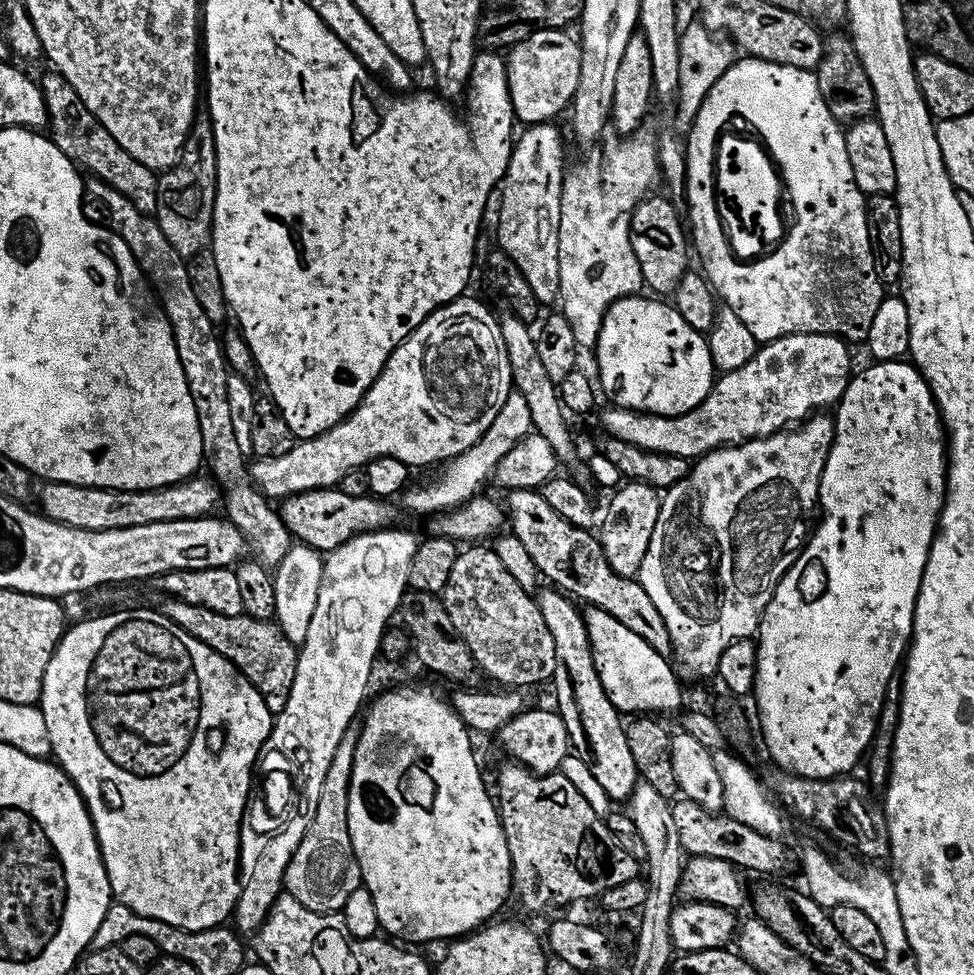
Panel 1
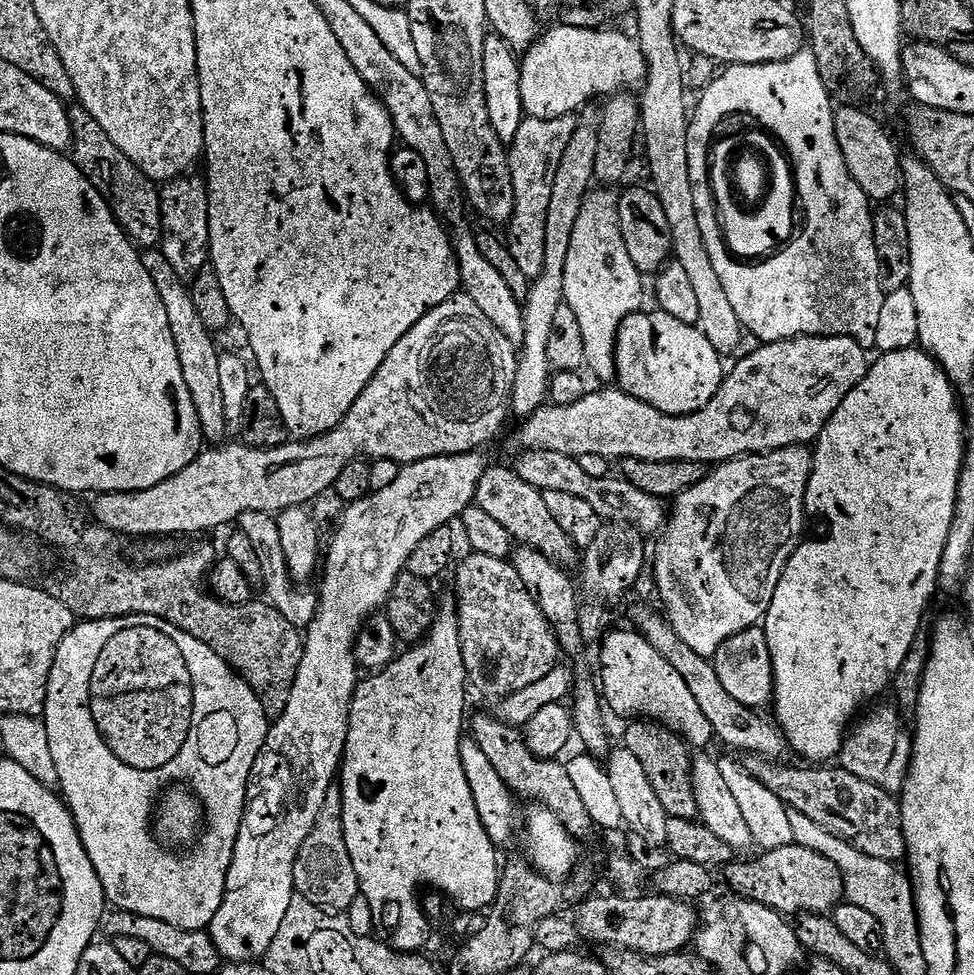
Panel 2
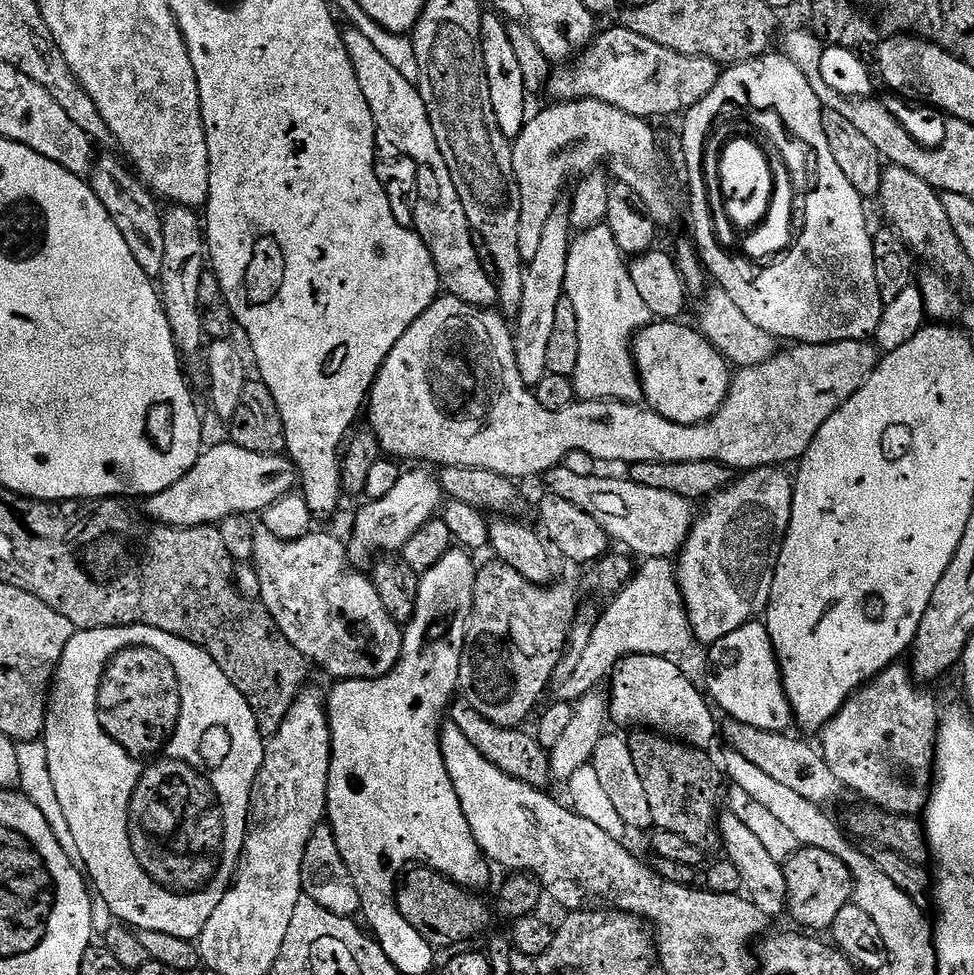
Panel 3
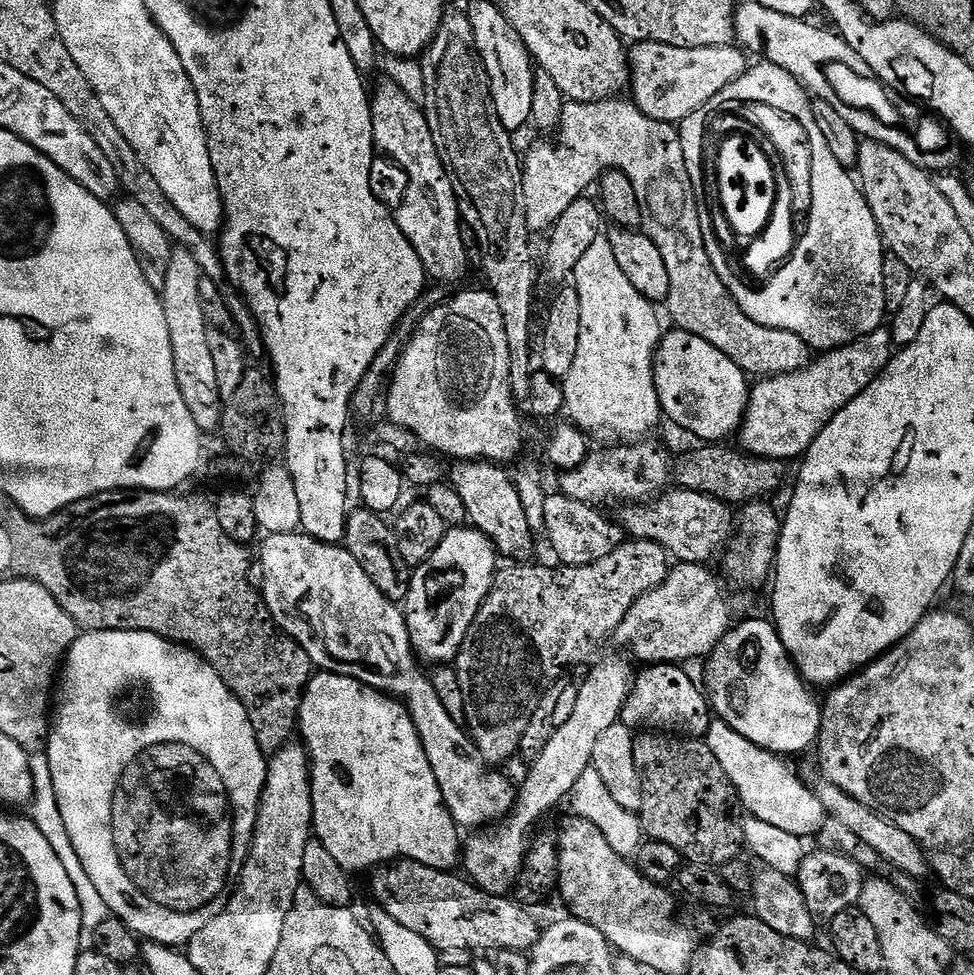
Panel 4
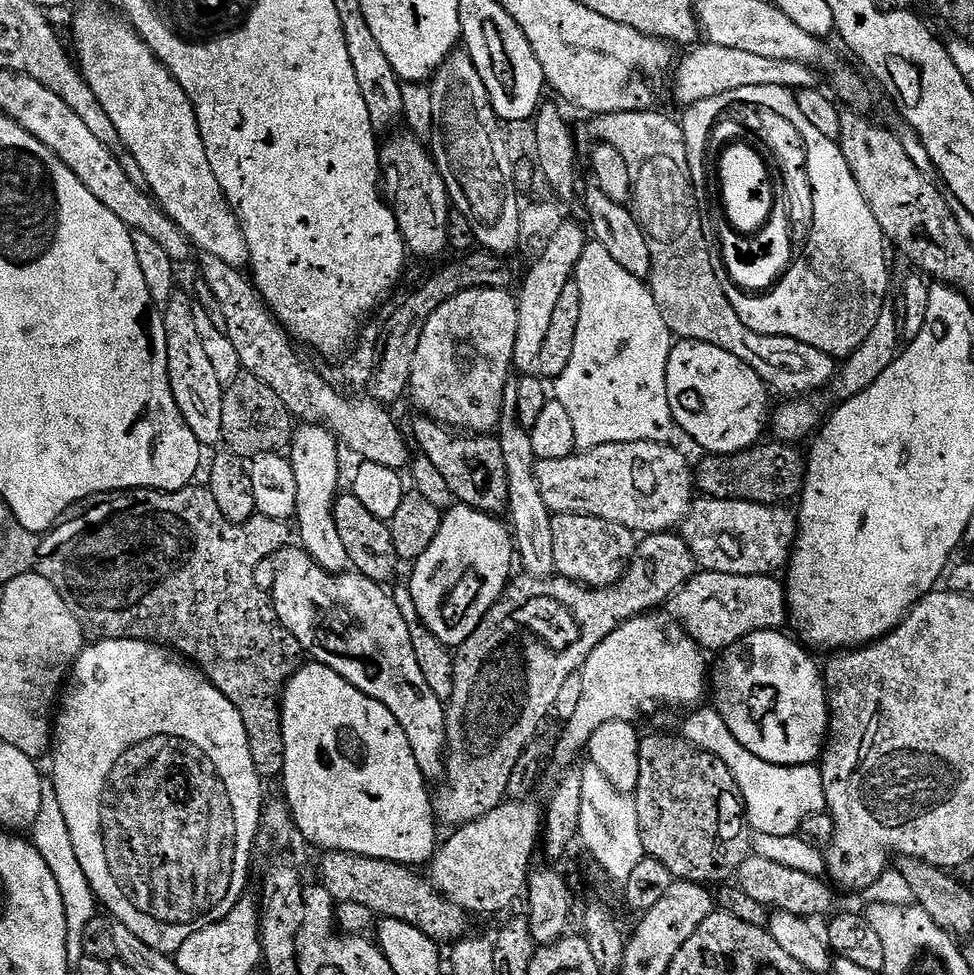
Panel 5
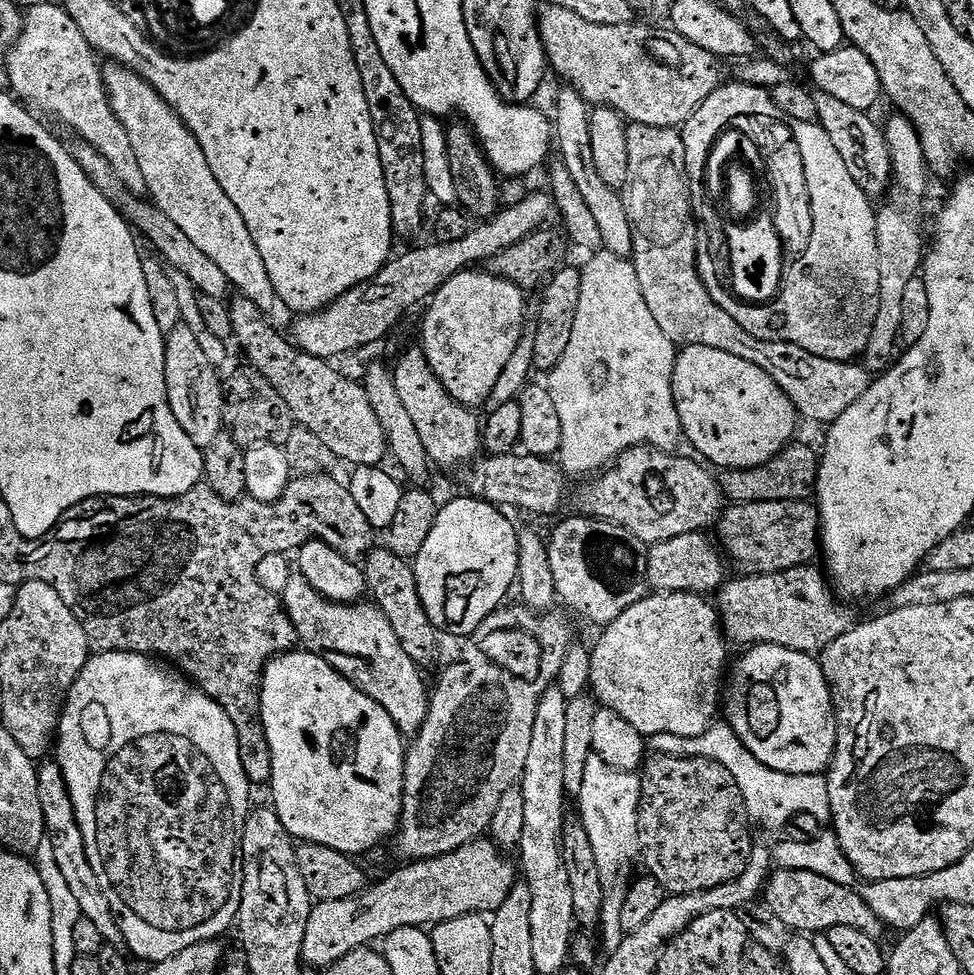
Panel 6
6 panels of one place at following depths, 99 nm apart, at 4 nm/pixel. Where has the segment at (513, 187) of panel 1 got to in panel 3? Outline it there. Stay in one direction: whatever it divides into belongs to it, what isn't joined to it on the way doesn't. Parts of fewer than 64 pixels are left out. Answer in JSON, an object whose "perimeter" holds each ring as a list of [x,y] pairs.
{"perimeter":[[[566,100],[563,102],[552,102],[549,103],[549,105],[549,108],[542,109],[536,117],[533,115],[531,118],[525,119],[524,128],[518,135],[516,135],[516,139],[511,141],[512,157],[514,158],[514,174],[516,175],[516,181],[518,182],[518,194],[522,198],[522,215],[518,217],[518,250],[522,254],[522,258],[525,262],[532,260],[535,252],[538,251],[538,246],[542,243],[543,230],[546,227],[547,220],[550,219],[550,210],[554,210],[554,206],[565,195],[564,187],[567,186],[568,179],[570,179],[575,172],[580,172],[579,174],[587,174],[593,169],[599,169],[601,165],[604,164],[602,163],[604,159],[616,160],[616,174],[614,172],[615,179],[619,181],[619,183],[630,186],[630,190],[634,190],[638,194],[638,198],[642,198],[644,211],[648,213],[648,216],[656,223],[656,225],[664,226],[664,224],[672,224],[675,222],[676,200],[672,197],[672,184],[668,181],[667,170],[664,169],[664,156],[660,153],[660,144],[656,141],[656,132],[650,125],[648,125],[651,123],[649,123],[647,119],[626,114],[622,110],[618,110],[612,104],[607,104],[601,100]]]}

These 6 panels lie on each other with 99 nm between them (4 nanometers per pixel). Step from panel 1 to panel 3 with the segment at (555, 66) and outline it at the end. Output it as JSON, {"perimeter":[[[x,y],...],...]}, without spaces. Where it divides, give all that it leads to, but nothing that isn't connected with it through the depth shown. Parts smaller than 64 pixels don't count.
{"perimeter":[[[623,26],[615,27],[608,28],[605,32],[603,29],[592,43],[575,57],[574,62],[565,63],[553,71],[546,89],[547,95],[552,95],[553,101],[601,100],[631,116],[679,117],[698,102],[702,102],[702,98],[706,98],[706,94],[710,94],[710,90],[714,90],[714,86],[720,81],[722,68],[715,60],[707,60],[704,56],[683,56],[650,38],[642,38],[642,34],[634,34],[634,30]]]}

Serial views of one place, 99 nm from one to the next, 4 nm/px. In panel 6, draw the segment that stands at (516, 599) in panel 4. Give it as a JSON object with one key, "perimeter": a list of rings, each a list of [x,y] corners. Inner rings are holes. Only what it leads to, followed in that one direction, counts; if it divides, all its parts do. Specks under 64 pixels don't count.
{"perimeter":[[[704,532],[682,534],[661,544],[653,544],[646,552],[646,579],[649,589],[656,592],[695,592],[709,594],[719,590],[726,583],[724,576],[725,557],[715,543],[707,540]],[[527,606],[508,607],[501,607],[485,618],[482,626],[478,626],[478,630],[474,630],[472,635],[463,641],[464,649],[461,650],[460,657],[441,674],[436,688],[434,684],[431,689],[426,722],[422,722],[422,730],[411,741],[404,757],[404,809],[400,812],[400,826],[395,833],[394,841],[396,840],[397,854],[405,856],[403,858],[405,861],[438,858],[442,854],[450,854],[466,846],[471,840],[481,839],[489,831],[502,794],[511,787],[519,785],[520,779],[524,777],[526,757],[530,754],[530,741],[534,735],[534,714],[538,714],[538,702],[542,694],[546,694],[546,690],[556,684],[556,676],[562,670],[562,662],[573,640],[567,626],[558,617],[548,616],[552,614],[537,614]]]}

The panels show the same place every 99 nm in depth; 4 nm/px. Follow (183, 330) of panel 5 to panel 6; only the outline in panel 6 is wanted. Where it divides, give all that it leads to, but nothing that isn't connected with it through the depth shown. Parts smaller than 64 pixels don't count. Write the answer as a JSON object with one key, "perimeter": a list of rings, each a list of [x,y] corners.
{"perimeter":[[[184,323],[174,326],[164,337],[166,350],[166,390],[170,410],[174,410],[174,418],[178,418],[178,426],[190,434],[190,442],[203,450],[214,442],[214,438],[222,435],[224,428],[224,390],[221,377],[216,377],[217,365],[212,364],[198,346],[198,338],[190,326]]]}

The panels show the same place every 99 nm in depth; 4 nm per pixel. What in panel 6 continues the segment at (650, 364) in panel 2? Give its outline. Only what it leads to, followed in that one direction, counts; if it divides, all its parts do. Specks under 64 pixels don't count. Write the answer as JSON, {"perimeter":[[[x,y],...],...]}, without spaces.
{"perimeter":[[[681,347],[676,354],[672,393],[683,435],[696,447],[695,455],[705,456],[700,458],[713,469],[762,466],[793,443],[798,413],[788,395],[766,370],[726,354],[726,350]]]}

